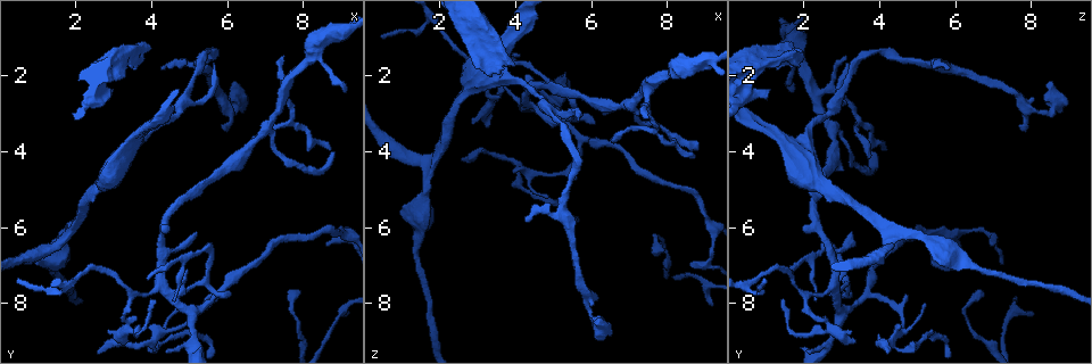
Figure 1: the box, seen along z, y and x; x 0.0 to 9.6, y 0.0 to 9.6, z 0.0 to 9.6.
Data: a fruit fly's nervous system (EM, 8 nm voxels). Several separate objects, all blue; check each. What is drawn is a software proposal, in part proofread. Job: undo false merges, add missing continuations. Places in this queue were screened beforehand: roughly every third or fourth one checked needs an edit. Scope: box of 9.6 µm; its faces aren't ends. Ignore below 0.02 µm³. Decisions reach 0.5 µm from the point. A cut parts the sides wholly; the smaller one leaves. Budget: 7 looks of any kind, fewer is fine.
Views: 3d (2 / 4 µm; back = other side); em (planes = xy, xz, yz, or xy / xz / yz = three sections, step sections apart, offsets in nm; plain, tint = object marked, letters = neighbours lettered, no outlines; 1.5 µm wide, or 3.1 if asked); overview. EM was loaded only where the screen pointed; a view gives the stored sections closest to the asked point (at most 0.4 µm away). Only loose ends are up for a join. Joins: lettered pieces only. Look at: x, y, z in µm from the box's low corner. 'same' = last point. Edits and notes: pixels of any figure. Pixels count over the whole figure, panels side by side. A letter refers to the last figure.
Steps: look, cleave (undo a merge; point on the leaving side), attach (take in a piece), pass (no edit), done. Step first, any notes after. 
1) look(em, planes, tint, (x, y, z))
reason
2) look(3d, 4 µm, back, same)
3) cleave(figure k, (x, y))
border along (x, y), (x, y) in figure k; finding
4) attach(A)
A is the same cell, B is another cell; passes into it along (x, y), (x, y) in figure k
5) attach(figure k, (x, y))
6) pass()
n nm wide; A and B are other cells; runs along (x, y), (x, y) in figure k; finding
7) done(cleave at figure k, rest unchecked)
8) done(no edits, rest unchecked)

look(3d, 4 µm, (5.65, 1.70, 3.15))
branch stops here

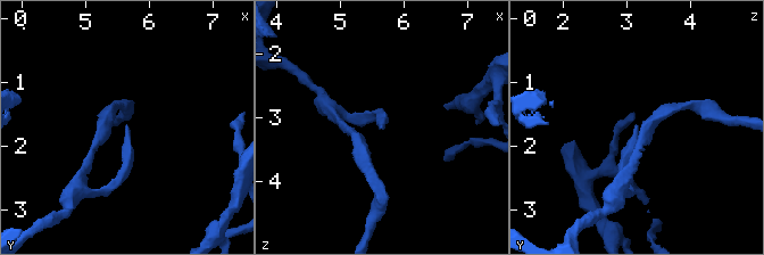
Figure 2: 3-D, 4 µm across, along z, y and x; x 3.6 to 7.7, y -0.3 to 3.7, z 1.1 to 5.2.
look(em, planes, letters, (5.65, 1.65, 3.15))

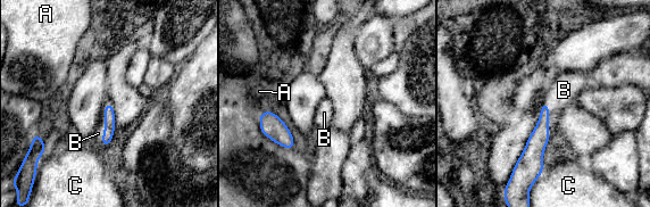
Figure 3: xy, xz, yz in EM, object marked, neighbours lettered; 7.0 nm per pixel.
attach(B)
B touches over 320 nm; B is the same cell, A and C are other cells; passes into it along (109, 115), (105, 123), (98, 133) in figure 3; the neuron continues

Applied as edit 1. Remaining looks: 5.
look(overview)

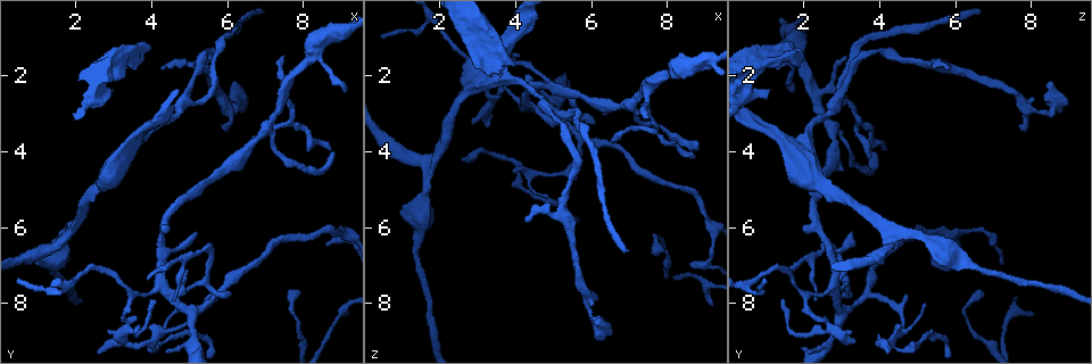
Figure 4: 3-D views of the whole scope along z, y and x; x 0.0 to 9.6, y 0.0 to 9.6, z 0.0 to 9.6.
look(3d, 2 µm, (2.85, 2.55, 1.00))
branch stops here

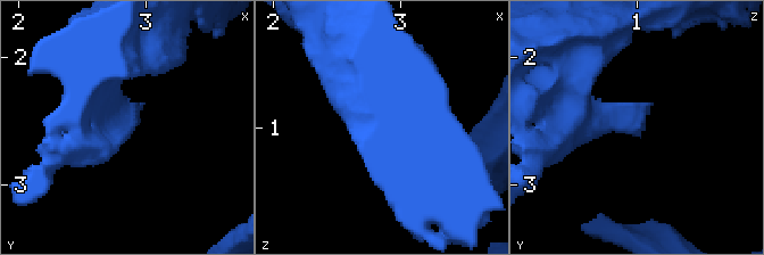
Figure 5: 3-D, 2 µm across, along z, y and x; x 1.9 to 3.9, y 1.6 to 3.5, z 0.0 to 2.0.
look(em, yz, step 4, tint, (2.86, 2.62, 1.02))

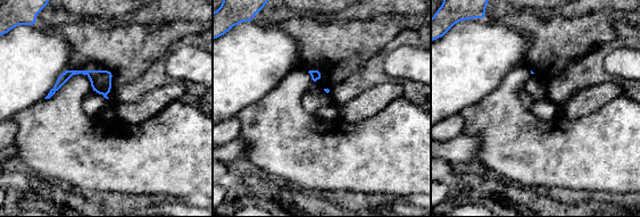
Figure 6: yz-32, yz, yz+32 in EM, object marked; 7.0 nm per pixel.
look(em, planes, letters, same)
another direction

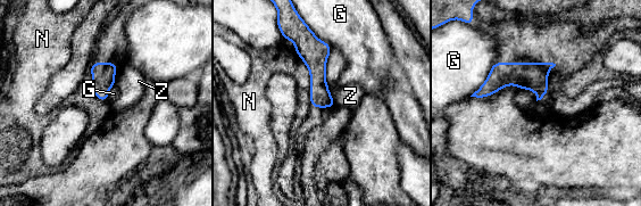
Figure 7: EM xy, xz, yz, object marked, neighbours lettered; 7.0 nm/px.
pass()
G touches over 300 nm; G, N and Z are other cells; border along (494, 62), (484, 82), (469, 96) in figure 7; no lettered piece goes on from it

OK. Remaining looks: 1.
look(em, planes, letters, (4.25, 6.60, 2.65))
a fork

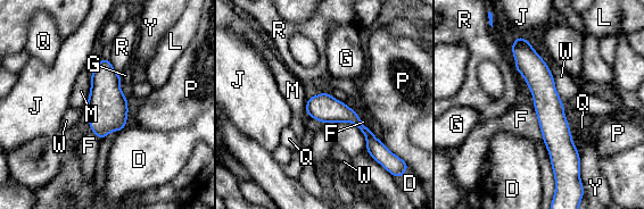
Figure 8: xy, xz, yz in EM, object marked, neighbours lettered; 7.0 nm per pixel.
pass()
200 nm wide; D, F, G, J, L, M, P, Q, R, W and Y are other cells; border along (533, 106), (544, 141) in figure 8; continuous, no second neuron

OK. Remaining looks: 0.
done(attach at figure 3, rest unchecked)

